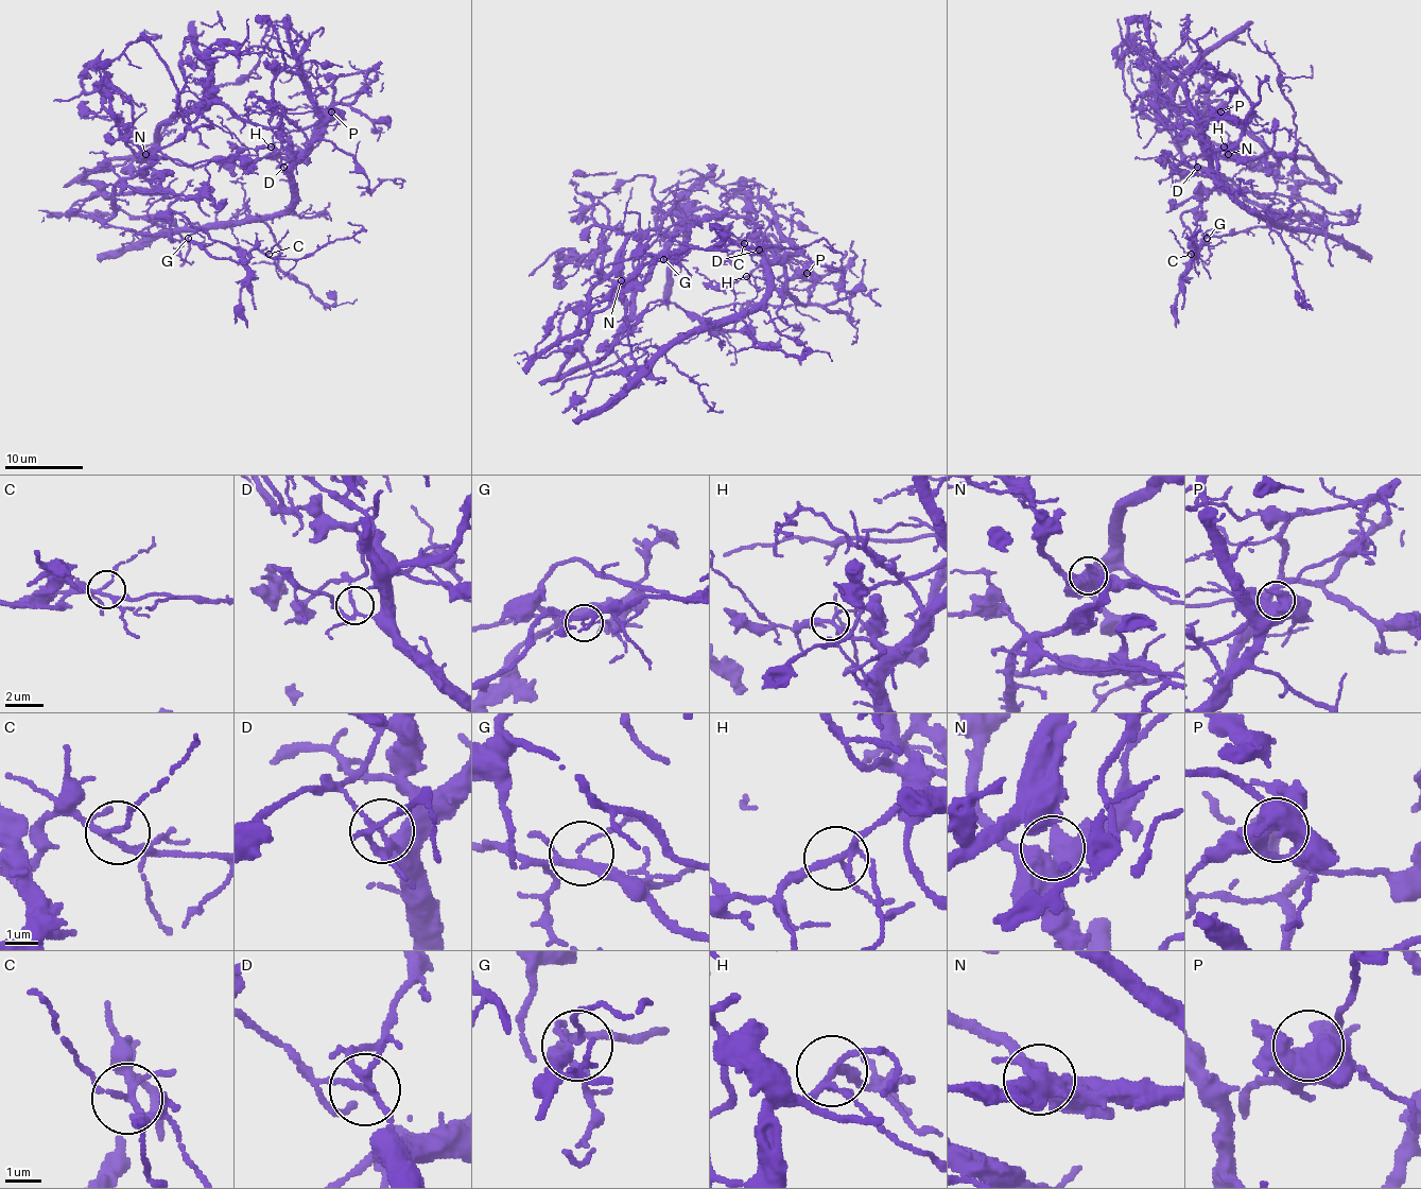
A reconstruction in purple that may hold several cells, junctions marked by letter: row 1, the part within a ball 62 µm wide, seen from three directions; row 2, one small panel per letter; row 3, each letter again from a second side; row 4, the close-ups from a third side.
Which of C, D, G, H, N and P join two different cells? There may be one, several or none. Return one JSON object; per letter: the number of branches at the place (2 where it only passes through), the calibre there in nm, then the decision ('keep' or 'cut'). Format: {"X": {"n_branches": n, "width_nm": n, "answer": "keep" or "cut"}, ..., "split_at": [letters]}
{"C": {"n_branches": 4, "width_nm": 150, "answer": "keep"}, "D": {"n_branches": 4, "width_nm": 160, "answer": "cut"}, "G": {"n_branches": 4, "width_nm": 180, "answer": "keep"}, "H": {"n_branches": 4, "width_nm": 190, "answer": "keep"}, "N": {"n_branches": 4, "width_nm": 480, "answer": "keep"}, "P": {"n_branches": 4, "width_nm": 480, "answer": "keep"}, "split_at": ["D"]}

